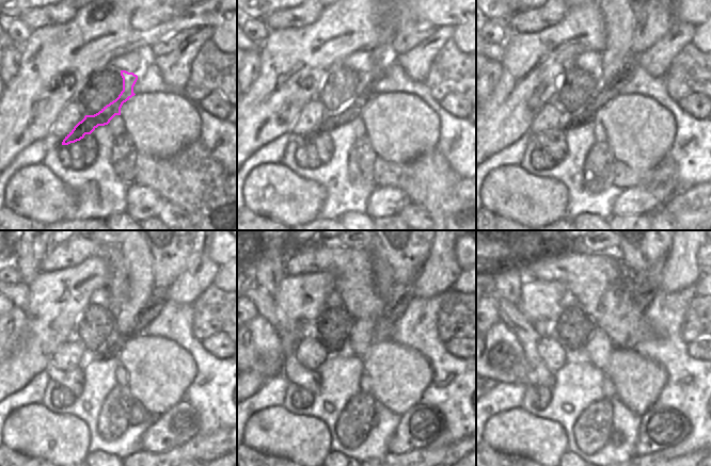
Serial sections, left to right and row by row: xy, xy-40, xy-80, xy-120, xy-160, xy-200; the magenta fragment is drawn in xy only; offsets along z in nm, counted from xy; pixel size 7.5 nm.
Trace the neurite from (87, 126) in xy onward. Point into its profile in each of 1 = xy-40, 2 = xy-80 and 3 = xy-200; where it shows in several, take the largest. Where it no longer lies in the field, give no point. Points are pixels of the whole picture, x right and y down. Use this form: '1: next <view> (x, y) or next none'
1: next xy-40 (367, 80)
2: next xy-80 (607, 92)
3: next xy-200 (645, 285)

